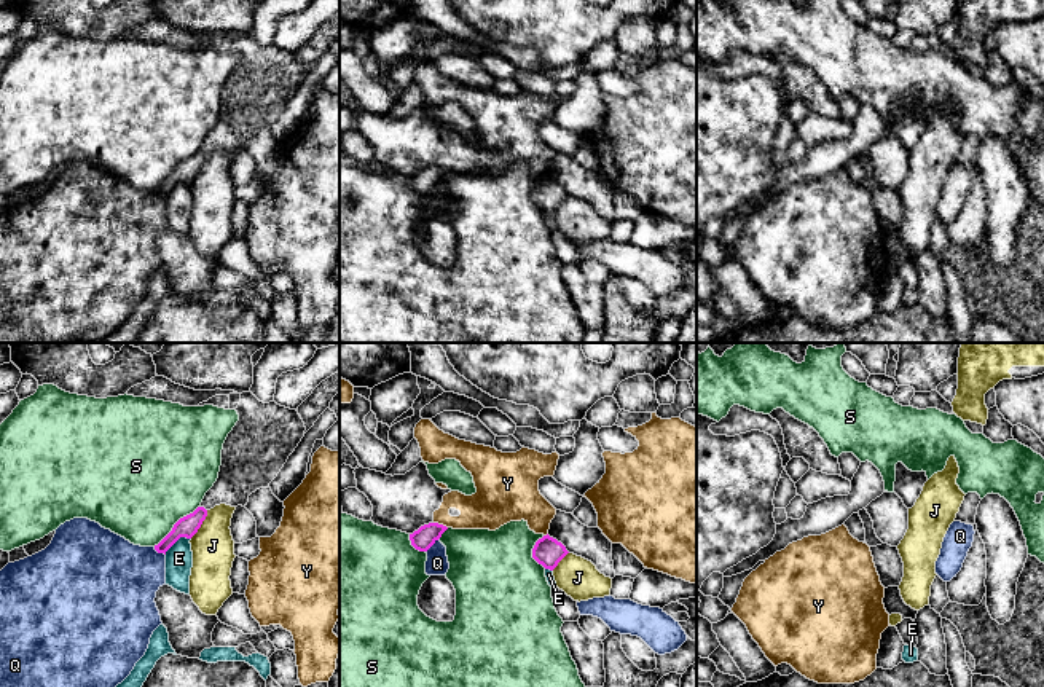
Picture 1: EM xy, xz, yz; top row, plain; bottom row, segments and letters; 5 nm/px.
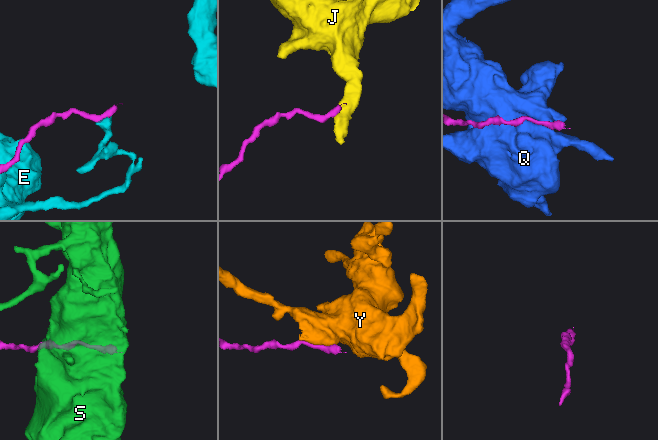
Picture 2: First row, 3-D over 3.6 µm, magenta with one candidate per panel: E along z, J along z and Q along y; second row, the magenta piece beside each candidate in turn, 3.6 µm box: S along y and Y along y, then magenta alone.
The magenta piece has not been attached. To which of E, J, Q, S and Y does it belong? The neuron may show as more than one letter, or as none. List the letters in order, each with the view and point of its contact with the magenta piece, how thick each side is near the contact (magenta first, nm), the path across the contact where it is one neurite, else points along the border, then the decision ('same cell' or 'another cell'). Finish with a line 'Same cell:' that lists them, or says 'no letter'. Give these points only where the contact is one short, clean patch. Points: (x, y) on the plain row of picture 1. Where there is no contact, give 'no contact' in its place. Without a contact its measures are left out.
E: xy (177, 182) | 110/140 nm | another cell
J: xy (201, 166) | 110/220 nm | along xy (208, 153), (201, 169), (190, 180) | another cell
Q: xz (432, 187) | 110/110 nm | another cell
S: xy (176, 166) | 110/500 nm | another cell
Y: xz (440, 168) | 110/200 nm | another cell
Same cell: no letter

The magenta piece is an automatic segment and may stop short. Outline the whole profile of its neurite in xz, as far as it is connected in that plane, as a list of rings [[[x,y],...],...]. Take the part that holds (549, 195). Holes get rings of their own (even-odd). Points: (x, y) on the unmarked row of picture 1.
[[[548,177],[539,182],[532,191],[532,201],[550,214],[553,214],[567,196],[566,190]]]

